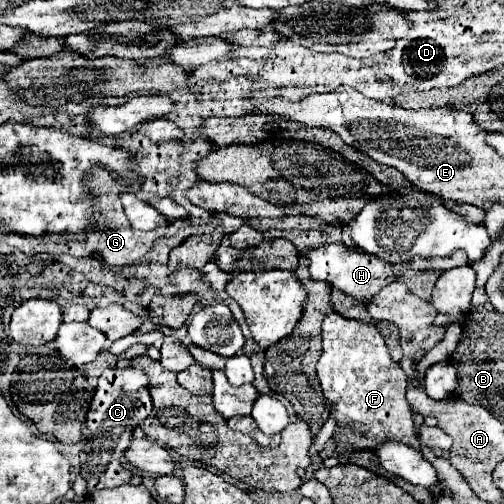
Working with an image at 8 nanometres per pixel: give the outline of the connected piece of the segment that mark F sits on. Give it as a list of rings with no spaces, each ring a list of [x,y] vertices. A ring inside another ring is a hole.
[[[338,313],[326,315],[318,379],[324,397],[330,401],[330,413],[338,421],[334,441],[340,453],[348,449],[376,449],[384,439],[398,439],[414,449],[418,447],[406,401],[408,375],[390,359],[384,337],[376,327]]]

